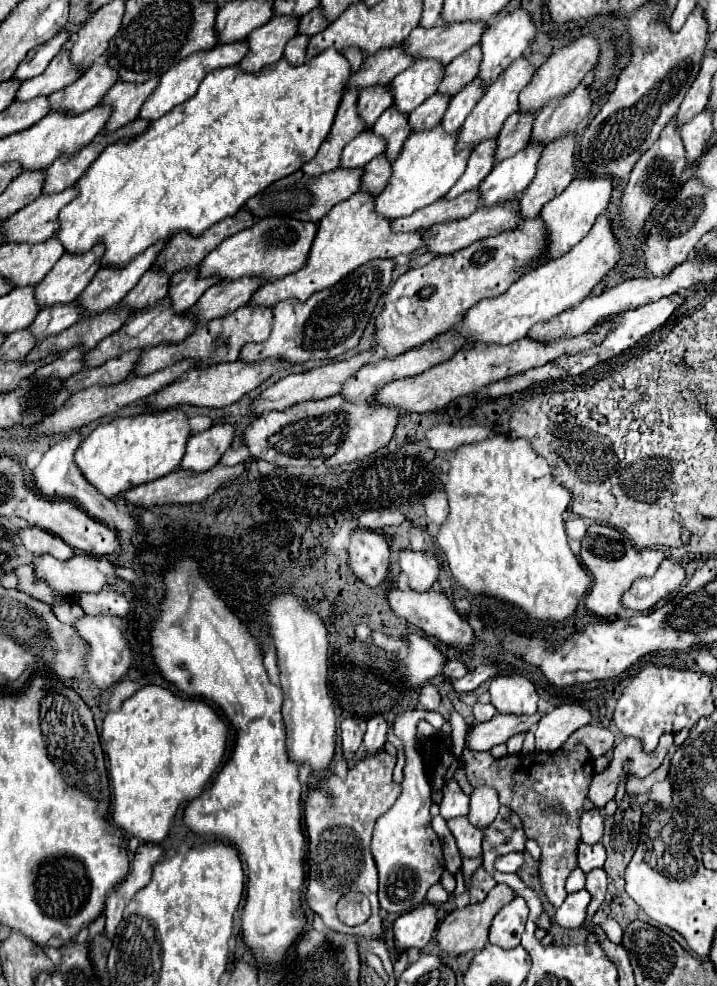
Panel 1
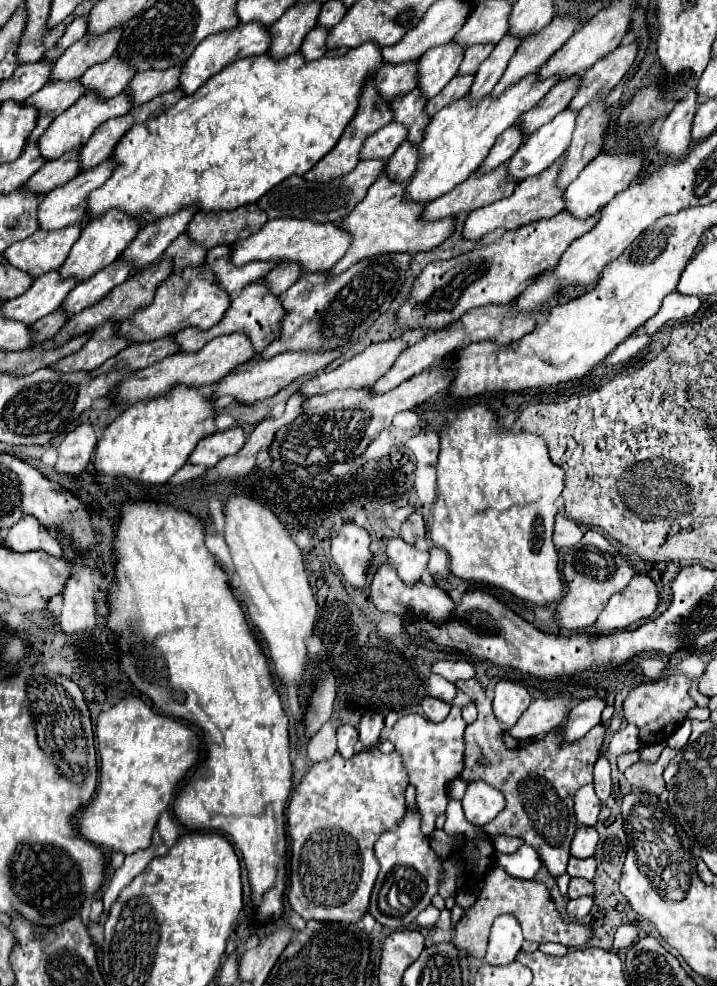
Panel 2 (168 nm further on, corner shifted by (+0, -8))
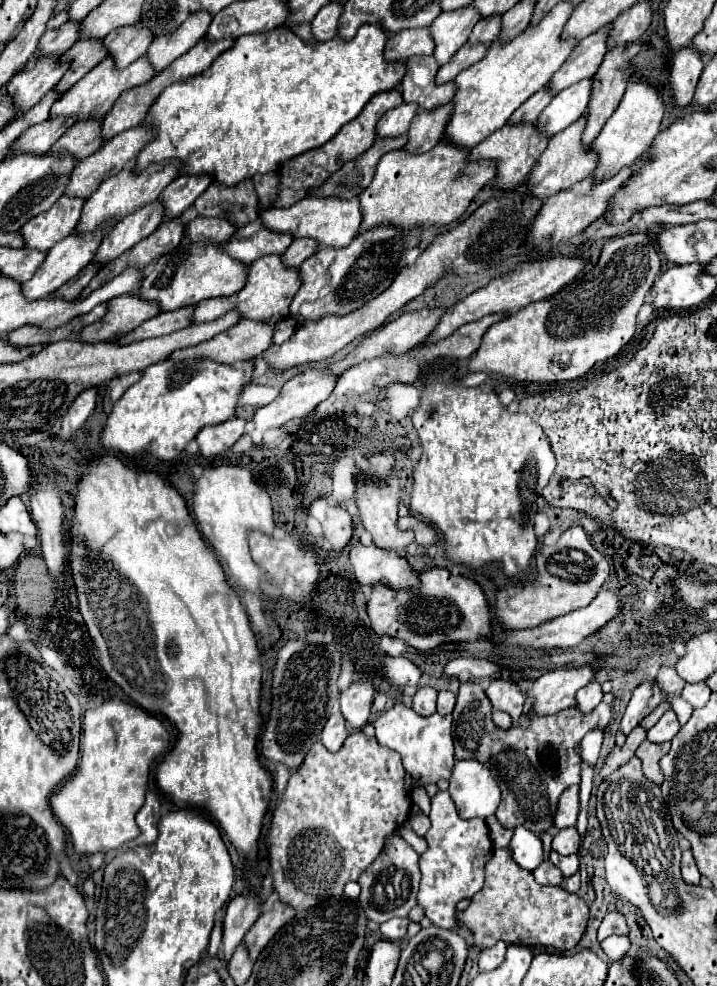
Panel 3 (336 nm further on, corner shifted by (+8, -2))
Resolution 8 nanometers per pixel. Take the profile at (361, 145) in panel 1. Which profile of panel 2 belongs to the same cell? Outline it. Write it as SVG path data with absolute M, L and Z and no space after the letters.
M390 122L384 128L380 128L378 132L374 132L362 146L362 160L370 160L370 158L390 158L394 154L394 150L406 140L408 132L406 128L402 128L402 124L398 122Z

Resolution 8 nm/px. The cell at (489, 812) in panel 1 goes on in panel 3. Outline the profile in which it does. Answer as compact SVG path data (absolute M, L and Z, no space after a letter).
M474 760L454 764L450 796L462 818L488 818L500 804L500 788L490 770Z

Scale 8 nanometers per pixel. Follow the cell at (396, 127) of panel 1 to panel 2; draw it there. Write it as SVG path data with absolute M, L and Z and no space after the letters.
M414 88L408 94L396 96L392 100L392 110L394 110L394 120L404 124L408 128L408 140L414 144L422 142L422 132L426 130L426 124L430 122L430 116L426 116L426 100L418 96L418 90Z

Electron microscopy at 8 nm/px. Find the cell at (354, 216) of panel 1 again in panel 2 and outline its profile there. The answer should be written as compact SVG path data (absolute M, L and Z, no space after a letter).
M380 174L378 180L370 186L366 198L352 210L352 214L348 218L342 220L342 228L346 228L352 234L352 244L350 244L348 252L344 254L344 258L336 262L334 274L344 272L352 264L360 262L362 258L374 256L374 254L384 254L384 252L426 252L426 250L432 250L432 248L440 246L446 238L452 236L452 232L456 228L456 218L450 216L446 220L436 220L434 224L426 224L426 220L422 220L422 210L426 208L426 204L406 204L406 200L402 202L402 194L406 196L406 184L410 184L410 180L392 182L386 174Z

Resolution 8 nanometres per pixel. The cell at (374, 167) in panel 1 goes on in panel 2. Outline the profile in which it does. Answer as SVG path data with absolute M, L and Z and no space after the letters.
M404 140L400 148L388 158L384 172L390 176L390 180L408 180L414 176L414 168L418 166L418 146Z

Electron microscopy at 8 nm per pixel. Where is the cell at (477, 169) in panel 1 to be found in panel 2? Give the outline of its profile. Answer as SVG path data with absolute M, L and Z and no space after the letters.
M514 124L510 130L506 130L506 132L502 132L502 134L498 136L496 144L492 146L492 150L490 150L490 154L486 156L486 160L482 162L480 170L482 170L482 172L490 172L490 170L498 168L500 164L508 162L510 156L514 156L514 152L520 148L522 142L524 142L522 132L518 132L518 124Z

